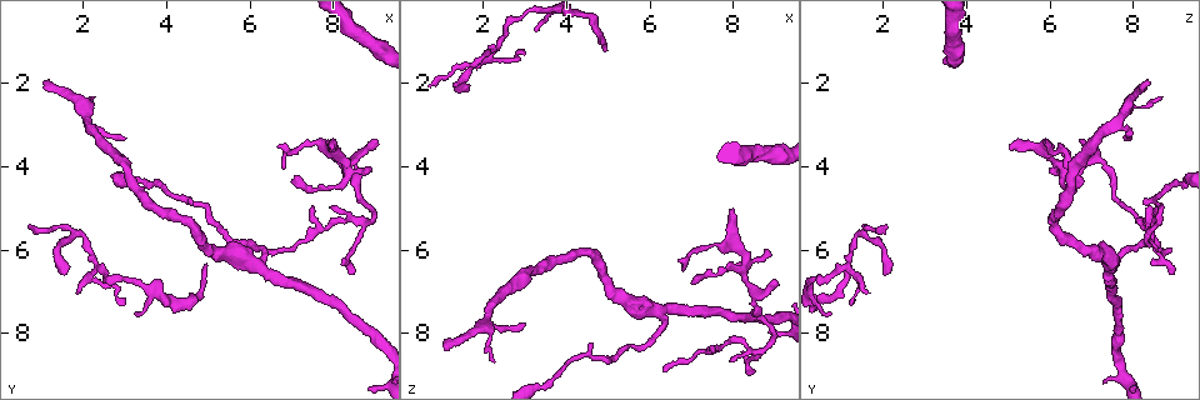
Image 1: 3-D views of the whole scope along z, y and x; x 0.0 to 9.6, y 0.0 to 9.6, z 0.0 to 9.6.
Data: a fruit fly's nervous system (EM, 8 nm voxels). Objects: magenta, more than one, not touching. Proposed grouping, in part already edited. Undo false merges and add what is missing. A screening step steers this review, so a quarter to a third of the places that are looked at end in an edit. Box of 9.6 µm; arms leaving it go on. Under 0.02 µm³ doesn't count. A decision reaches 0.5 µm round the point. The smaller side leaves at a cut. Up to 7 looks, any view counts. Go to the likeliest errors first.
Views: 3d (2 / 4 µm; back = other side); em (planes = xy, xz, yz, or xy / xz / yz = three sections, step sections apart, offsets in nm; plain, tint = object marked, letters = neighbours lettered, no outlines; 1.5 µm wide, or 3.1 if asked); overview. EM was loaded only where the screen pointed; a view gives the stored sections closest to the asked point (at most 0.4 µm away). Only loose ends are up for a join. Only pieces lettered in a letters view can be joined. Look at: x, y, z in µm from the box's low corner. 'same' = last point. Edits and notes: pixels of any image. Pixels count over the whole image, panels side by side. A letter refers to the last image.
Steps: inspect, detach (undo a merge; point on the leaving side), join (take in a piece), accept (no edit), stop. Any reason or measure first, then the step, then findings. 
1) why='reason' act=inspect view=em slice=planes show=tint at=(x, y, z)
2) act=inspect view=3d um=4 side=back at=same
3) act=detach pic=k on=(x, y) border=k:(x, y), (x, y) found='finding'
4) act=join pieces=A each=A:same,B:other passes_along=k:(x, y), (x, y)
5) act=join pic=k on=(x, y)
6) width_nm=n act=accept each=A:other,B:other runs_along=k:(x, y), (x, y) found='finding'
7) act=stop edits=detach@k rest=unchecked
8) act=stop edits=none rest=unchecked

why='branch stops here' act=inspect view=em slice=planes show=letters at=(1.10, 2.00, 8.40)

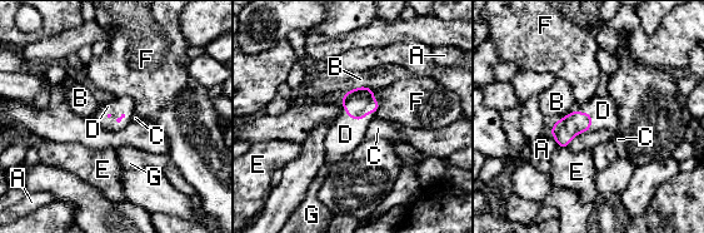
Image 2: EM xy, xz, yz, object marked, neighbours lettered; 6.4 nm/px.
act=join pieces=D each=A:other,B:other,C:other,D:same,E:other,F:other,G:other passes_along=2:(359, 102), (357, 119), (345, 134) found='the neuron continues'

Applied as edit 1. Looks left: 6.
act=inspect view=overview

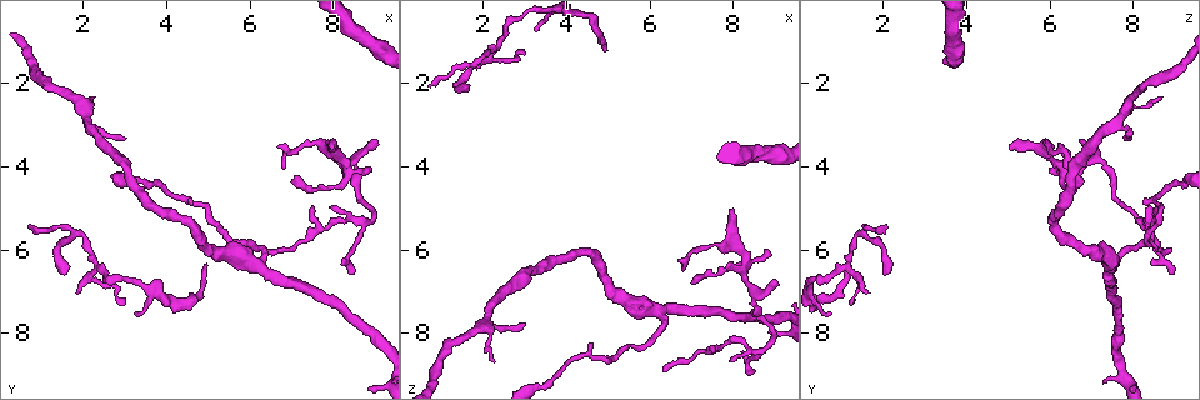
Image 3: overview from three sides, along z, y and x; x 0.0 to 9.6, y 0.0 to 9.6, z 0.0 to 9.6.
why='branch stops here' act=inspect view=em slice=planes show=letters at=(4.95, 6.30, 1.20)

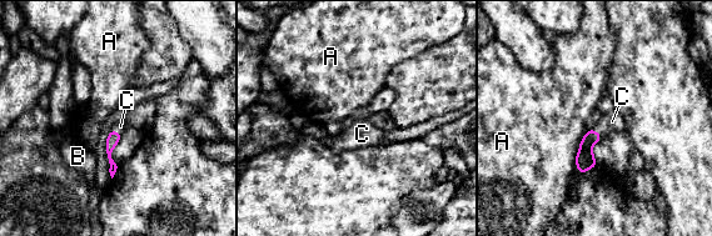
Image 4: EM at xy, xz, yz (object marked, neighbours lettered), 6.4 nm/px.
act=join pieces=C each=A:other,B:other,C:same passes_along=4:(113, 139), (115, 131), (120, 126) found='the neuron continues'

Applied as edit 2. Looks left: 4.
act=inspect view=overview

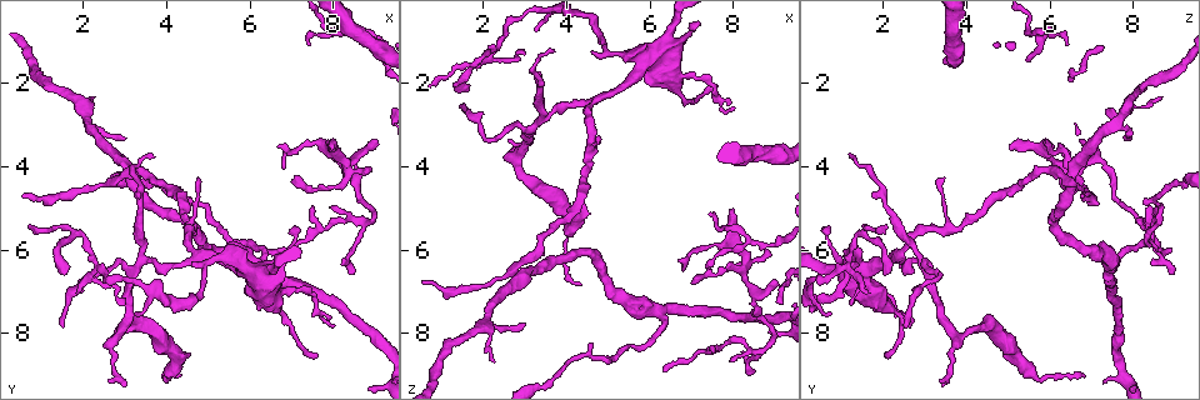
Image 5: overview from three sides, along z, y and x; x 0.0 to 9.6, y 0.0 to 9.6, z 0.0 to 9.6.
why='branch stops here' act=inspect view=3d um=2 side=back at=(8.95, 3.30, 6.80)

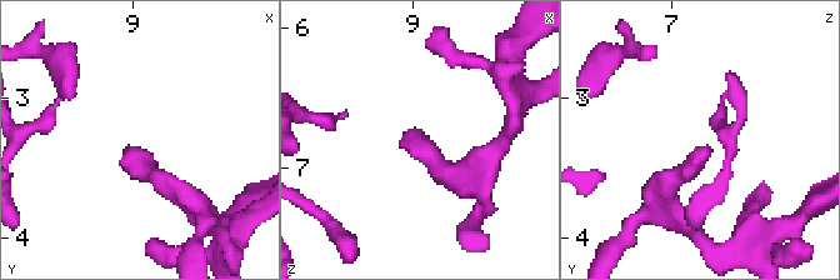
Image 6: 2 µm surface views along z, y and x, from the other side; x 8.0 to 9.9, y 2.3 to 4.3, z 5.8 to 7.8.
why='now the EM' act=inspect view=em slice=planes show=plain at=(9.00, 3.34, 6.74)

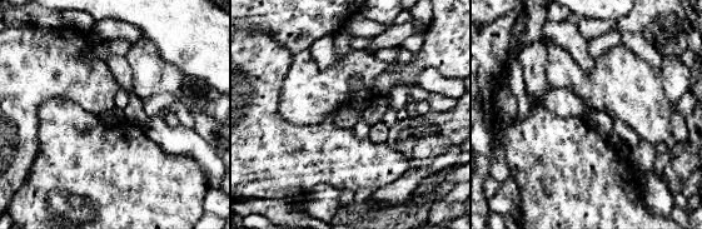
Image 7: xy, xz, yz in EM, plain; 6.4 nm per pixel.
why='what lies round it' act=inspect view=em slice=planes show=letters at=same

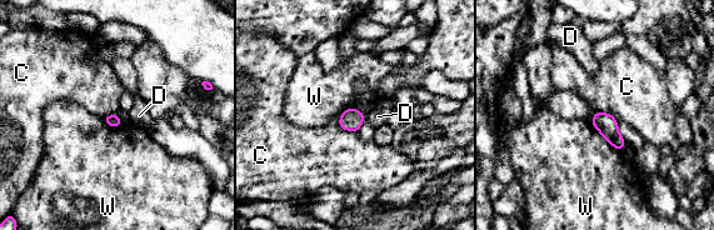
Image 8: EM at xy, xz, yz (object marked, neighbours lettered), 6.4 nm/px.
act=accept each=C:other,D:other,W:other border=8:(340, 115), (339, 125), (356, 133) found='no lettered piece goes on from it'

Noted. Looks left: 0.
act=stop edits=join@2,join@4 rest=unchecked

